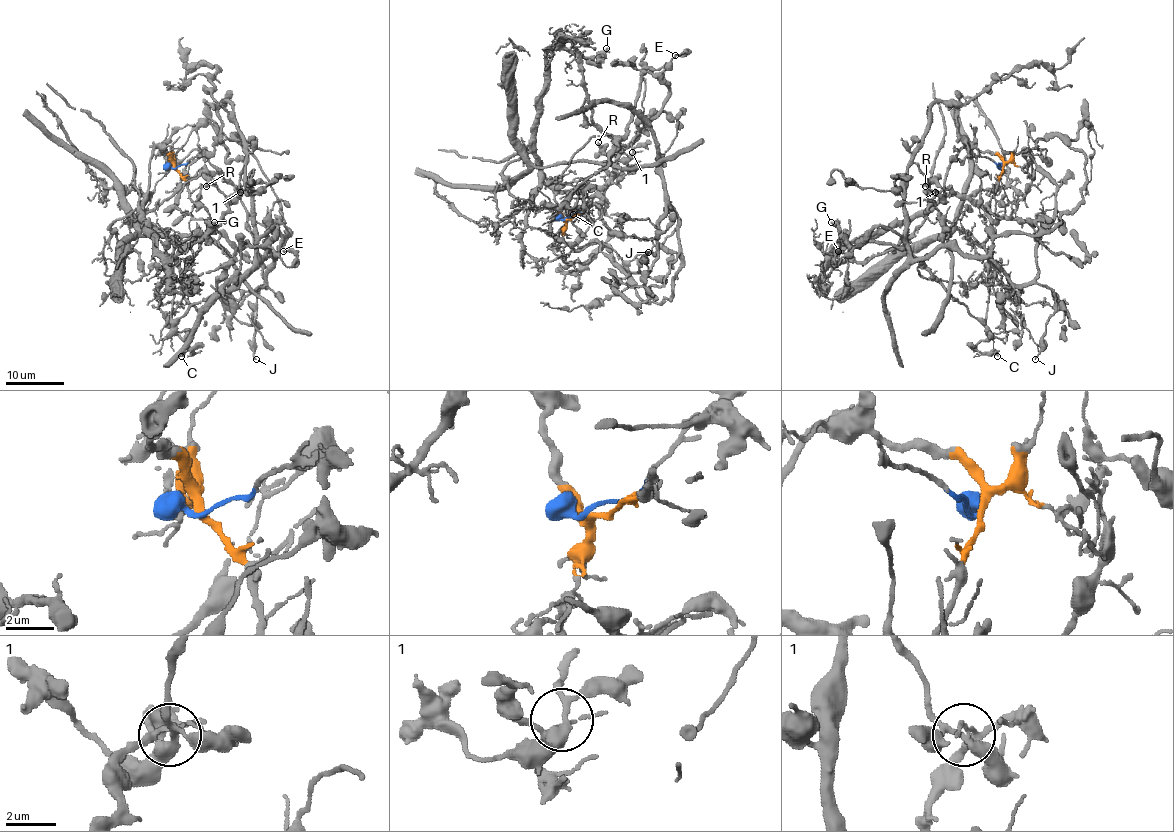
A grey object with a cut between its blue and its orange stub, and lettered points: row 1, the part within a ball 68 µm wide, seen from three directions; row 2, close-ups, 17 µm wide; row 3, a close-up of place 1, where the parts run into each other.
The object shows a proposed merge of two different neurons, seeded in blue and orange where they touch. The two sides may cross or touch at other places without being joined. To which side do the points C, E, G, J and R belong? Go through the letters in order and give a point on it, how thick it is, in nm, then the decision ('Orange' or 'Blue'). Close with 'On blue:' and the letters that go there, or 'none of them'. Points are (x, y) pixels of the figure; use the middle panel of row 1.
C: Place: (573, 214). Thickness 130 nm. Blue
E: Place: (675, 55). Thickness 200 nm. Blue
G: Place: (606, 48). Thickness 170 nm. Orange
J: Place: (648, 252). Thickness 110 nm. Blue
R: Place: (598, 142). Thickness 340 nm. Blue
On blue: C, E, J, R

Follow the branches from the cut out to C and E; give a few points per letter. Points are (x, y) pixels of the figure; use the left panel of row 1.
C: (172, 168), (213, 151), (228, 102), (252, 226), (277, 227), (175, 325), (193, 350), (181, 356)
E: (172, 168), (213, 151), (228, 102), (252, 226), (275, 226), (290, 267), (282, 251)

